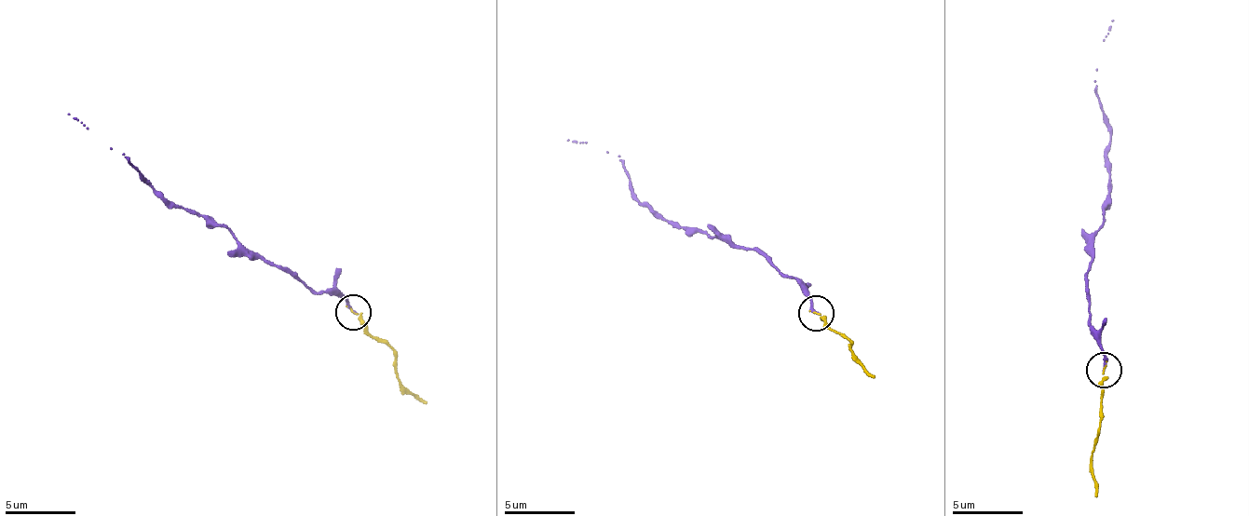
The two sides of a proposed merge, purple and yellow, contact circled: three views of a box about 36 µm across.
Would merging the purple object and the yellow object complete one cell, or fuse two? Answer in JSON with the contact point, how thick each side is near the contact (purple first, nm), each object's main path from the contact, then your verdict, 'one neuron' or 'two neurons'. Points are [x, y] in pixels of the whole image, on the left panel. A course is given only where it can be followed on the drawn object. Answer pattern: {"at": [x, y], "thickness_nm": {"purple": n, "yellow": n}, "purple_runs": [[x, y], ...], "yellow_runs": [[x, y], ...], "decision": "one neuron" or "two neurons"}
{"at": [353, 312], "thickness_nm": {"purple": 220, "yellow": 160}, "purple_runs": [[352, 311], [346, 298], [254, 258], [224, 225], [179, 207], [123, 154], [69, 115]], "yellow_runs": [[352, 311], [394, 352], [400, 386], [426, 403]], "decision": "one neuron"}

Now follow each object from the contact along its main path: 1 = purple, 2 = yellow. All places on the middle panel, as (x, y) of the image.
1: (815, 313), (795, 279), (754, 250), (730, 247), (703, 233), (660, 220), (640, 201), (618, 155), (568, 141)
2: (815, 313), (850, 341), (852, 355), (874, 379)

